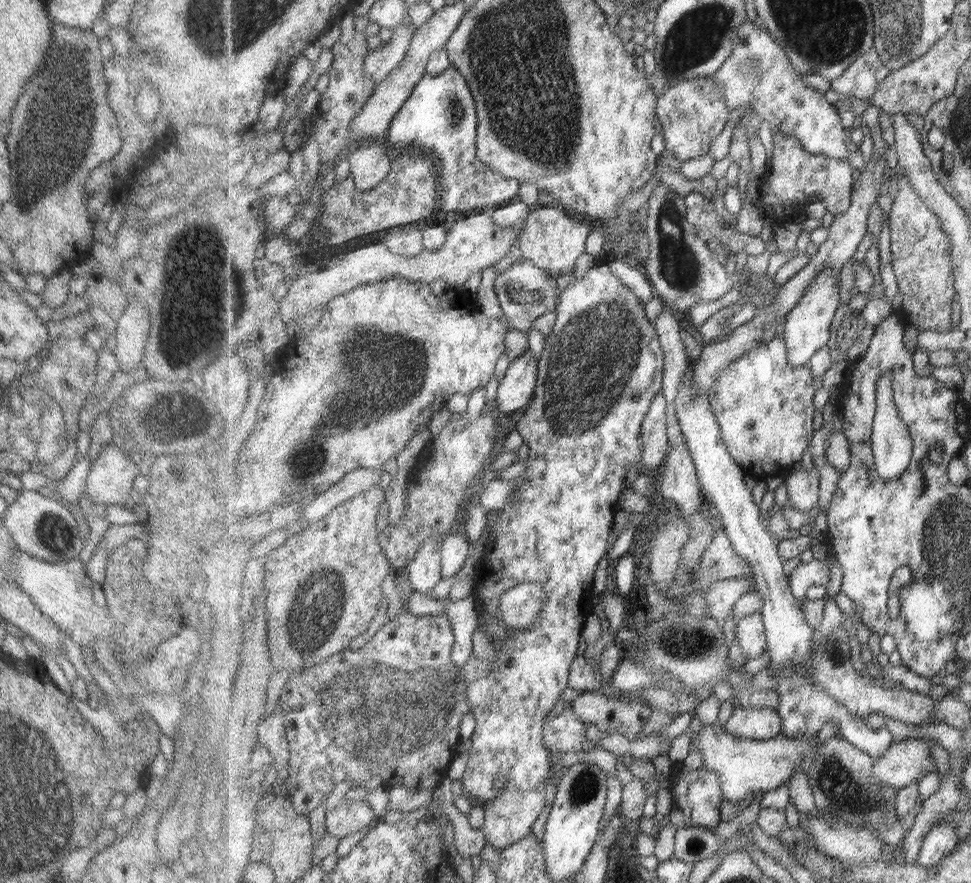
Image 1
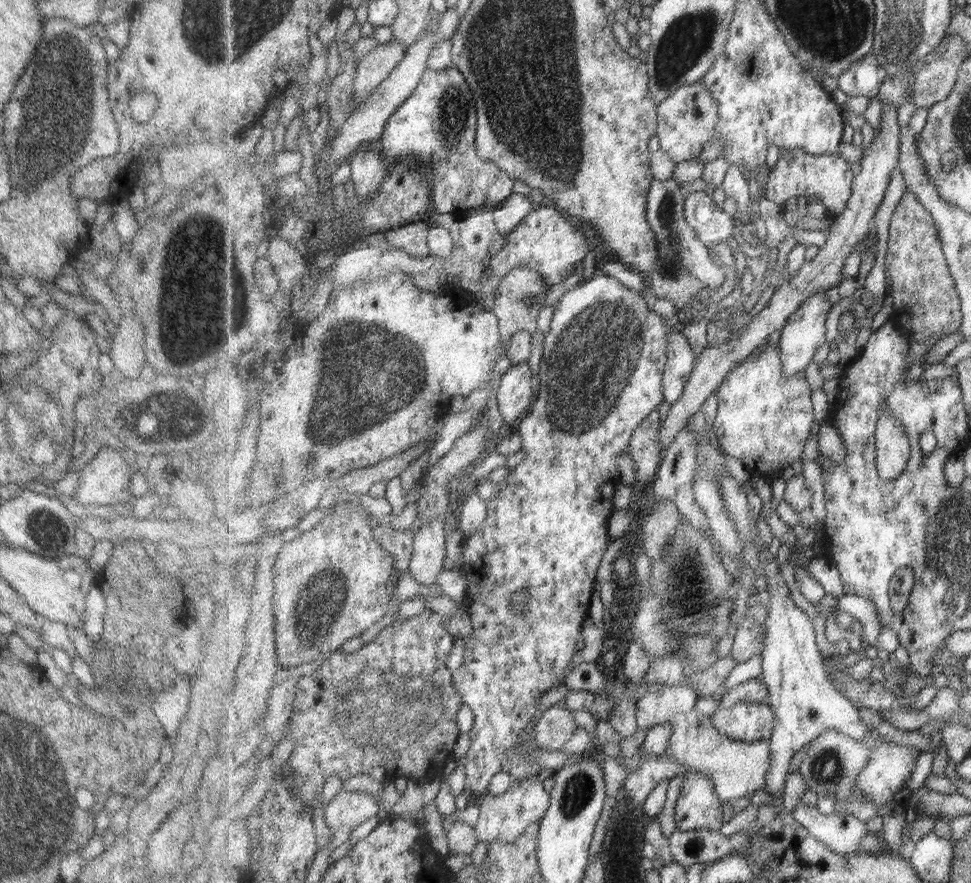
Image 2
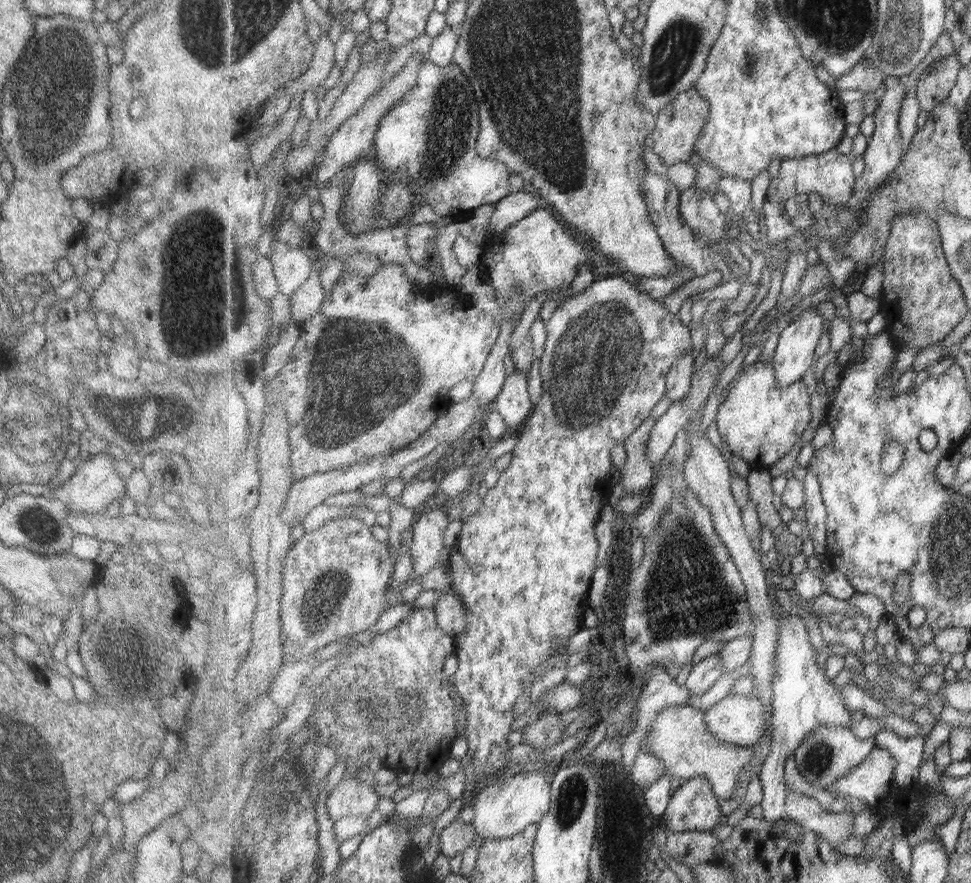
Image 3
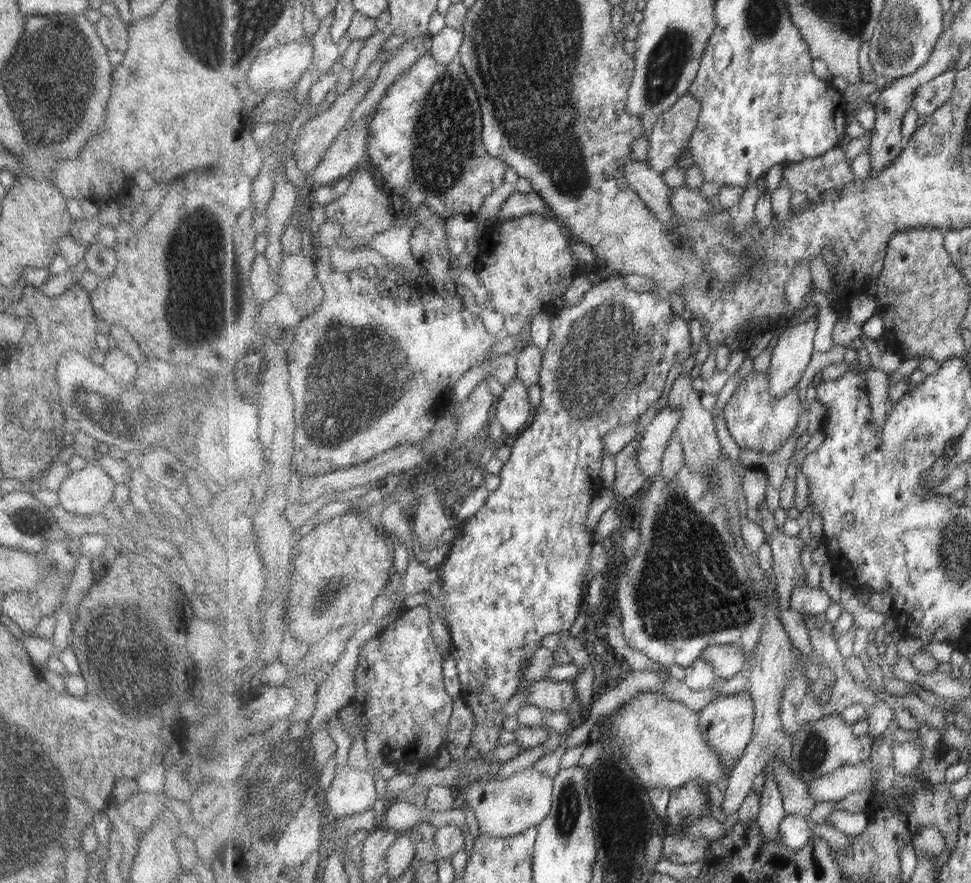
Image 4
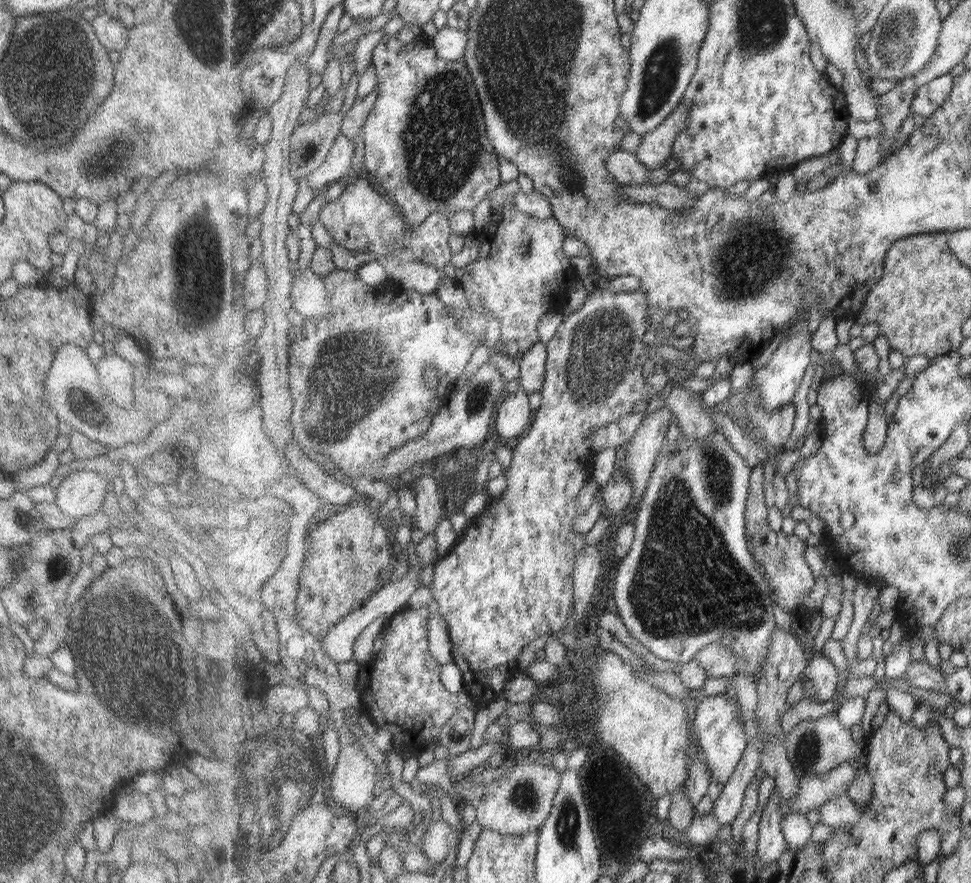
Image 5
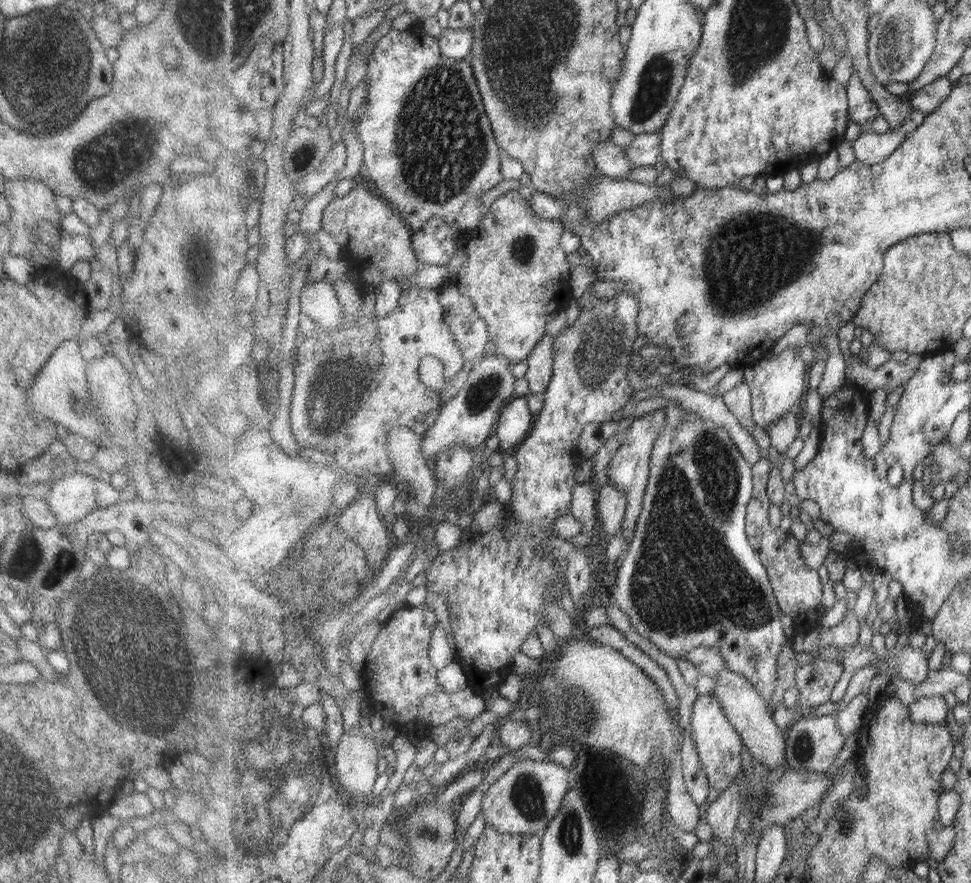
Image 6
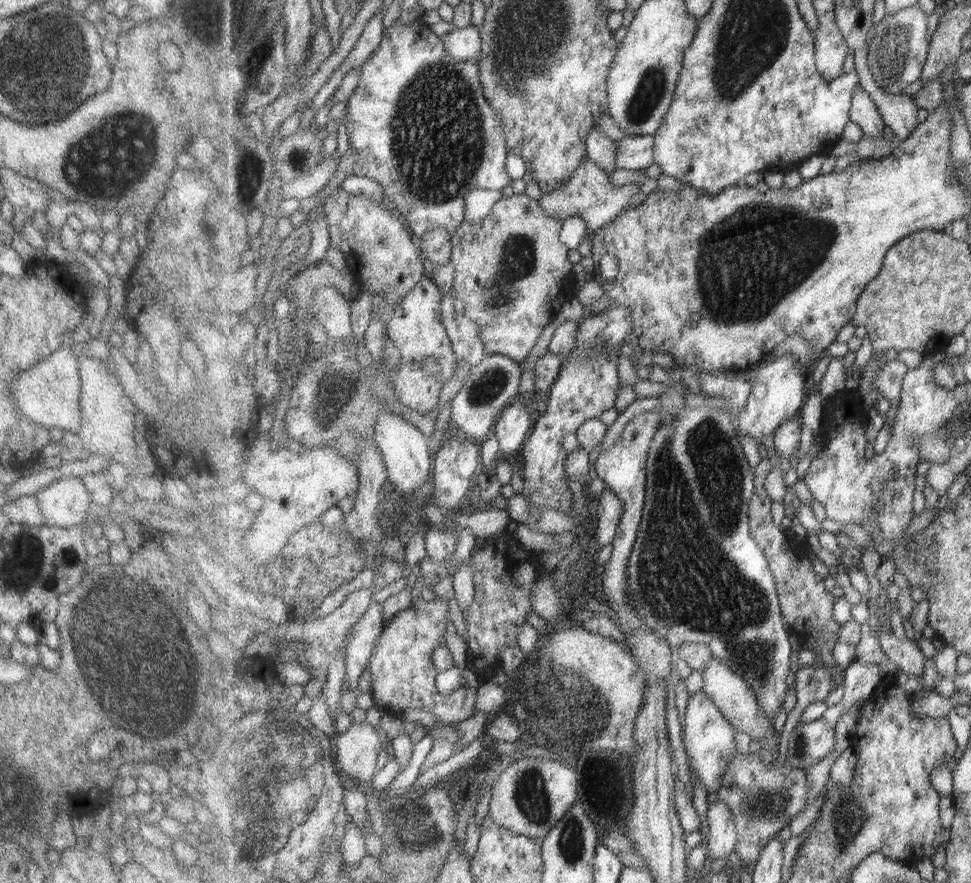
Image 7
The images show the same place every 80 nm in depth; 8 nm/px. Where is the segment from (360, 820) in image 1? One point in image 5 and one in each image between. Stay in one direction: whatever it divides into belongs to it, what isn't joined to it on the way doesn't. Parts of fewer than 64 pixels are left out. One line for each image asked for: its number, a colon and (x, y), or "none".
2: (347, 809)
3: (350, 798)
4: (352, 791)
5: (353, 780)

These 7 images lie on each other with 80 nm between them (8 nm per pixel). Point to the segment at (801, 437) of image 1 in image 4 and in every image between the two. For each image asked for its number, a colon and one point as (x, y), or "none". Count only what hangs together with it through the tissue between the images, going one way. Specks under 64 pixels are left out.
2: (765, 416)
3: (761, 421)
4: (755, 420)

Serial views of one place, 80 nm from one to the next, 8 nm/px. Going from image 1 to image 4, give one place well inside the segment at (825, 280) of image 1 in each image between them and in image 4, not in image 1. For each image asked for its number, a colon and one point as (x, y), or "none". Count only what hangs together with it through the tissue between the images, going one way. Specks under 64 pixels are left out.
2: (805, 334)
3: (796, 352)
4: (791, 357)

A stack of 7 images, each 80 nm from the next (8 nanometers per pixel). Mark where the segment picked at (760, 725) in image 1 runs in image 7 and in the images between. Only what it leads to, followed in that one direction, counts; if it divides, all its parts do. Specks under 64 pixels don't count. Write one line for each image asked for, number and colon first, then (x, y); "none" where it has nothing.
2: (747, 721)
3: (739, 719)
4: (728, 722)
5: (721, 733)
6: (719, 744)
7: (709, 738)

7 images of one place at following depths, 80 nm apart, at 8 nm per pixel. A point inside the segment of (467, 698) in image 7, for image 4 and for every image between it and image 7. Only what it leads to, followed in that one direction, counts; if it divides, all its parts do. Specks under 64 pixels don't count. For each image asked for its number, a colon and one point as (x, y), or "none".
4: (399, 679)
5: (400, 686)
6: (400, 682)

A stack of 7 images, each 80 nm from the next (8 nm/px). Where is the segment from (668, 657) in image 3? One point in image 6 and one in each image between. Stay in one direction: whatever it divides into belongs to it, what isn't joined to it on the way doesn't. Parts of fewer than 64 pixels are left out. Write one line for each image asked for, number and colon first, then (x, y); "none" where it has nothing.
4: (688, 588)
5: (689, 580)
6: (692, 526)

